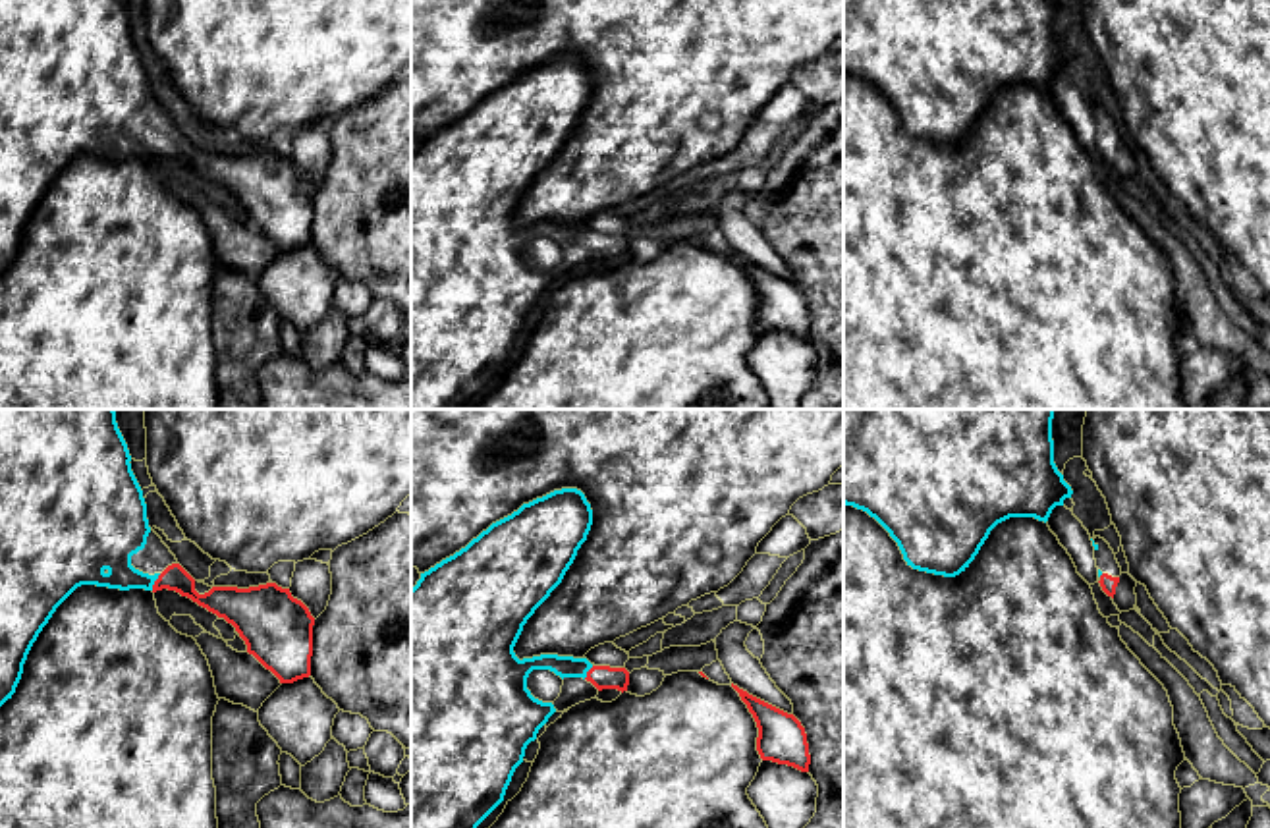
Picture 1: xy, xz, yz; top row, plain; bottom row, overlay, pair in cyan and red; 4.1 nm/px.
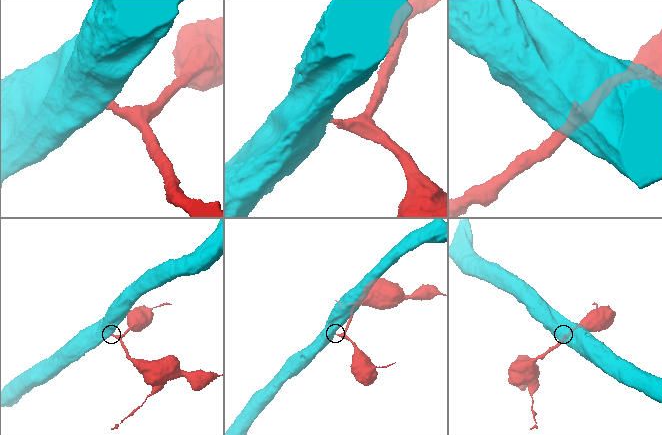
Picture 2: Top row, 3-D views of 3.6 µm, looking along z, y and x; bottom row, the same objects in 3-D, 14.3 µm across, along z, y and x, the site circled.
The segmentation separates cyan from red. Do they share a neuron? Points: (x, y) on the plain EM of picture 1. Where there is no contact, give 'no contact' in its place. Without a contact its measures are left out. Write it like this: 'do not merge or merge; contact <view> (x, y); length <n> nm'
merge; contact xy (155, 147); length 80 nm

